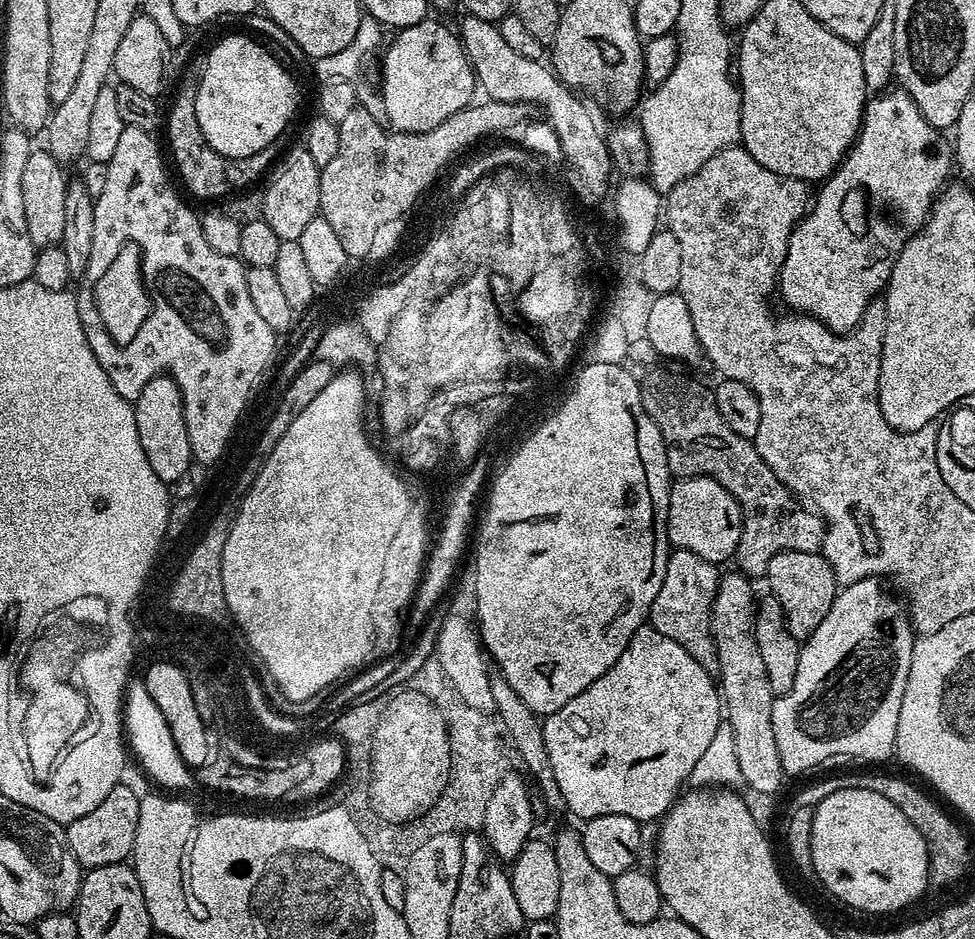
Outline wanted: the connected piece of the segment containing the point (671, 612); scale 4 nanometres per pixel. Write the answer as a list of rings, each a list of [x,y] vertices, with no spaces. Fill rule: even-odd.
[[[677,548],[669,551],[662,590],[658,590],[658,598],[654,598],[652,608],[648,611],[650,627],[689,650],[707,645],[710,640],[708,619],[712,617],[712,603],[721,575],[717,565],[706,562],[706,558],[698,558],[698,554],[690,554],[690,550]]]

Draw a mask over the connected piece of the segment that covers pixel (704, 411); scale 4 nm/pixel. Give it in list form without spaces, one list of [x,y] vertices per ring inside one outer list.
[[[653,367],[640,382],[642,406],[662,434],[668,470],[673,477],[709,476],[734,494],[744,519],[735,567],[749,578],[763,577],[774,554],[820,552],[824,543],[823,518],[792,495],[778,474],[762,462],[762,454],[758,454],[751,439],[730,430],[715,404],[713,389],[660,367]]]

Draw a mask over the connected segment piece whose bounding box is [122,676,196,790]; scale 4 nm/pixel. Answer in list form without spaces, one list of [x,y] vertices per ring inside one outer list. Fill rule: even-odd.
[[[131,677],[125,688],[122,701],[122,723],[125,731],[125,741],[129,751],[138,760],[141,768],[164,790],[176,788],[188,790],[196,784],[193,769],[189,767],[178,752],[178,748],[171,737],[170,728],[162,710],[155,705],[153,698],[146,691],[143,679]]]

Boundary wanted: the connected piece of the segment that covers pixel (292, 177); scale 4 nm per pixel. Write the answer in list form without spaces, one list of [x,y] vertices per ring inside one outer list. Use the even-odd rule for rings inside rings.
[[[289,147],[276,161],[262,188],[262,219],[281,240],[299,240],[302,230],[320,215],[320,167],[307,148]],[[265,187],[265,188],[264,188]]]

